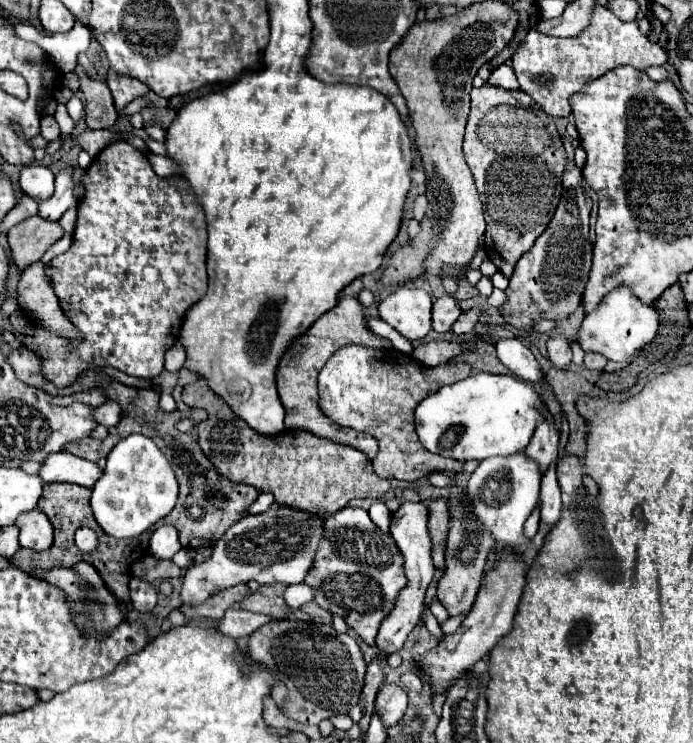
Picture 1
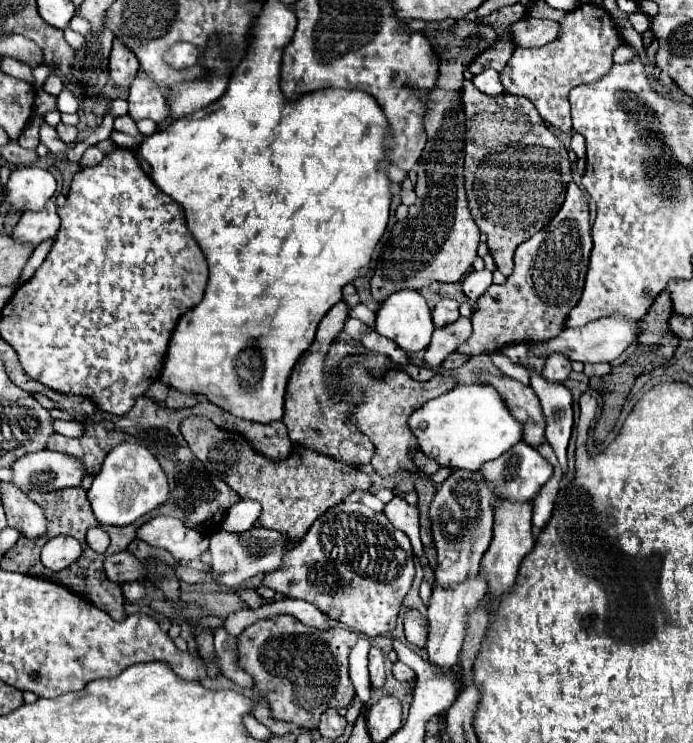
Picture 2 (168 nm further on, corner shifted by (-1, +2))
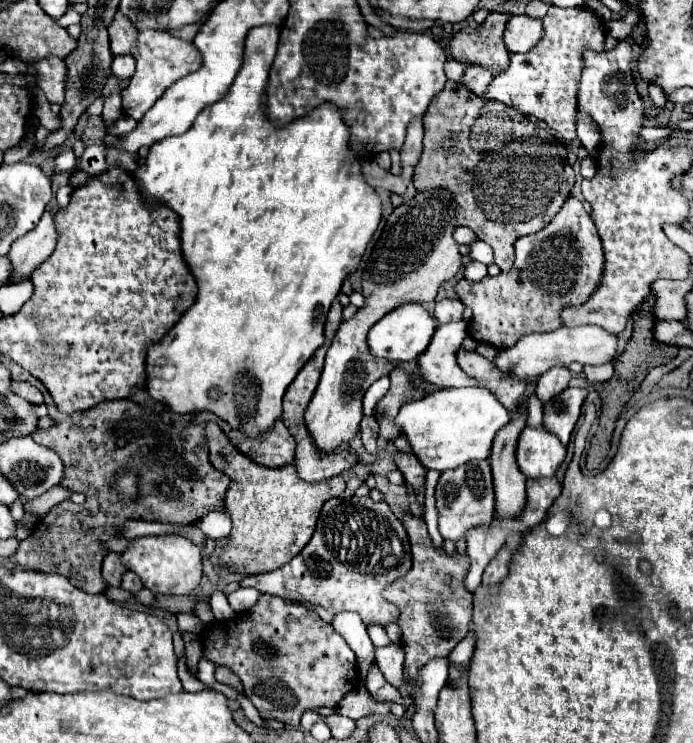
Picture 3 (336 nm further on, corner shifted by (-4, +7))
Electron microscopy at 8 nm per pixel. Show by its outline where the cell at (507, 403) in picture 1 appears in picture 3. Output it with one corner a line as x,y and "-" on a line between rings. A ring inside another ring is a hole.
444,388
424,396
422,400
404,404
396,416
396,424
408,436
416,458
430,470
444,472
458,468
470,460
486,460
490,456
494,436
510,422
510,412
486,388

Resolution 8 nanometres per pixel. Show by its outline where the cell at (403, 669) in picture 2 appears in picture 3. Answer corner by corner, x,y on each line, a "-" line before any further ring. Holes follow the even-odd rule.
398,644
376,648
376,662
392,686
398,688
404,684
404,650

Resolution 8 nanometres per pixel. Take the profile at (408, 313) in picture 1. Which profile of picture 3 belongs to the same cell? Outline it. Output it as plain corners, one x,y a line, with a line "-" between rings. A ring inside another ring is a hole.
406,302
398,308
394,308
392,312
388,312
382,320
378,320
368,334
368,346
370,352
374,356
392,360
392,362
400,362
400,360
414,360
418,358
426,346
430,344
430,338
434,334
436,326
434,326
434,318
422,308
422,304
418,302

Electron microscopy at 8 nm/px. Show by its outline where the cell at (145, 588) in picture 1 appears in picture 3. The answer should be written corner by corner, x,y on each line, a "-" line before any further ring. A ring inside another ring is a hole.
126,572
126,574
122,576
122,588
128,590
128,592
132,592
132,594
136,594
136,592
140,592
144,586
142,586
140,578
138,578
134,572

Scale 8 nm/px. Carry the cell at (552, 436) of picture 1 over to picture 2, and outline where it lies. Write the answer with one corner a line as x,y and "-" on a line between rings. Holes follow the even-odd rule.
477,371
477,377
479,383
495,387
513,417
523,423
523,441
527,445
537,447
541,441
545,441
545,419
541,413
541,403
533,389
511,377
493,375
487,371

